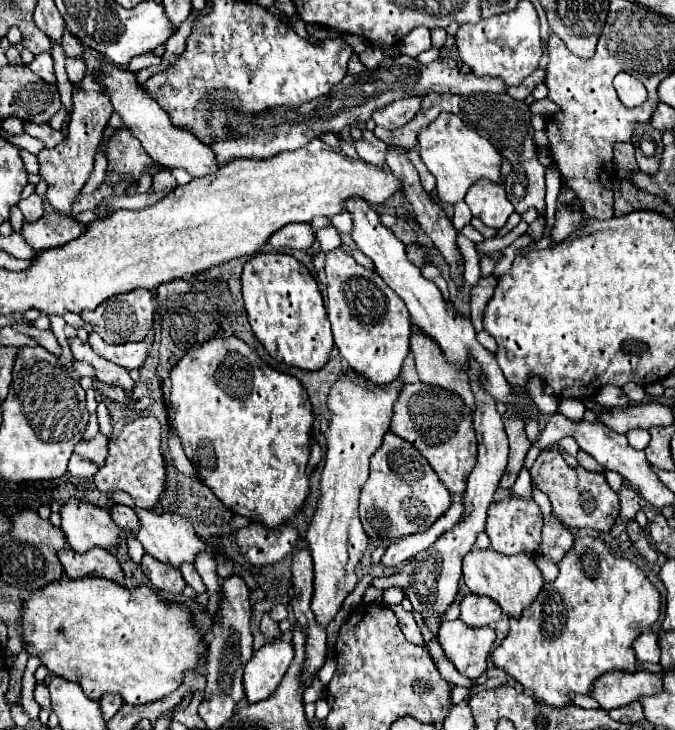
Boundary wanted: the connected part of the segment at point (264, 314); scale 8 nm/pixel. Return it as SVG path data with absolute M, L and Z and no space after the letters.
M274 251L256 253L244 265L242 293L250 327L274 359L308 371L324 367L334 345L330 323L316 279L296 257Z

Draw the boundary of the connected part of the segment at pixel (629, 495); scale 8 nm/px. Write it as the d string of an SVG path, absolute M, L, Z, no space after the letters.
M622 487L620 491L620 519L624 523L630 523L636 519L636 513L640 509L640 495L632 487Z

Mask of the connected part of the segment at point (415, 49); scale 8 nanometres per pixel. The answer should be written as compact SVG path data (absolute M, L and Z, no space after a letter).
M416 27L402 41L398 41L398 51L408 57L418 57L422 51L430 49L430 29Z

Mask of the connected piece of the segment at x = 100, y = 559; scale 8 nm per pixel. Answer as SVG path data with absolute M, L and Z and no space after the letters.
M94 547L88 553L76 553L72 549L64 549L60 555L60 561L64 565L64 571L70 579L80 579L80 577L106 577L118 585L124 585L124 571L116 559L106 549Z

